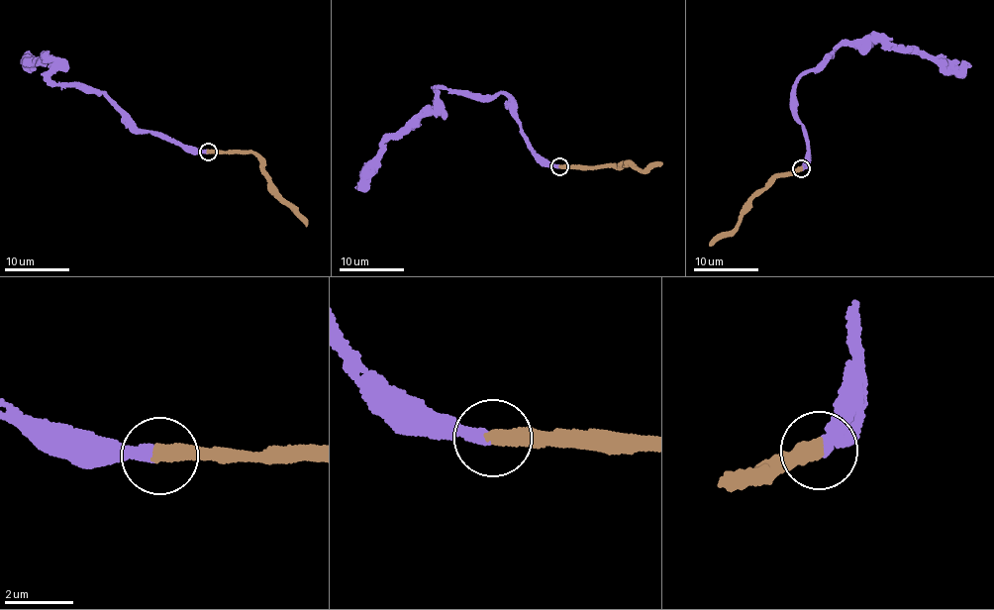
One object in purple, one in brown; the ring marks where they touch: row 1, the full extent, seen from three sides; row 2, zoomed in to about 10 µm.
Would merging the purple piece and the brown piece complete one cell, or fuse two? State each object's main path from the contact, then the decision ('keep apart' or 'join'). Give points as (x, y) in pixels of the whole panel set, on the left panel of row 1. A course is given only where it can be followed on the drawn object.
purple runs (208, 152), (137, 128), (101, 92), (50, 83), (51, 63), (42, 57), (26, 64), (33, 57), (26, 54); brown runs (208, 152), (258, 153), (279, 194), (296, 207), (306, 226); join

